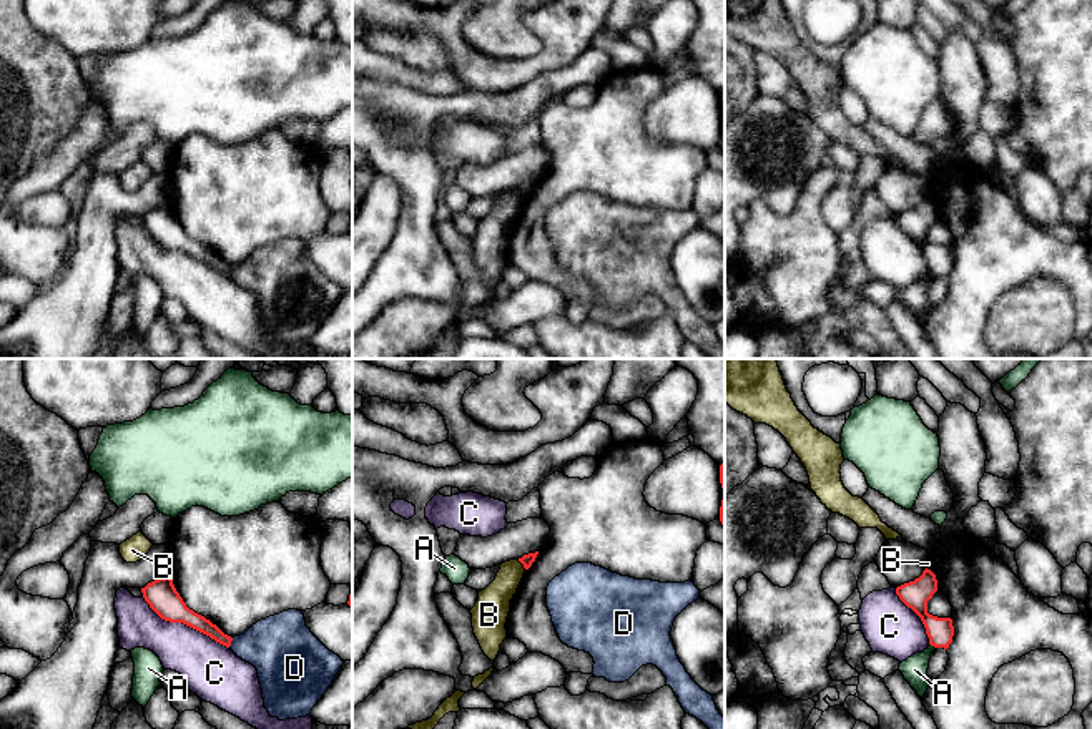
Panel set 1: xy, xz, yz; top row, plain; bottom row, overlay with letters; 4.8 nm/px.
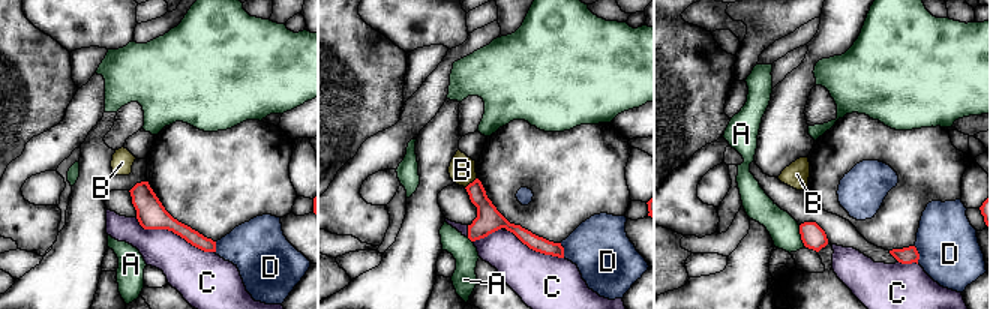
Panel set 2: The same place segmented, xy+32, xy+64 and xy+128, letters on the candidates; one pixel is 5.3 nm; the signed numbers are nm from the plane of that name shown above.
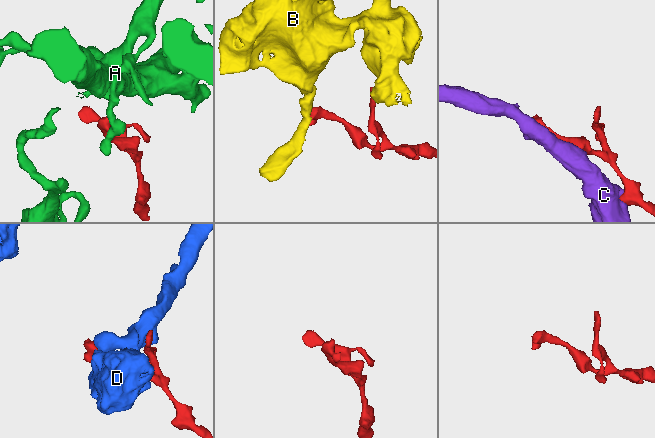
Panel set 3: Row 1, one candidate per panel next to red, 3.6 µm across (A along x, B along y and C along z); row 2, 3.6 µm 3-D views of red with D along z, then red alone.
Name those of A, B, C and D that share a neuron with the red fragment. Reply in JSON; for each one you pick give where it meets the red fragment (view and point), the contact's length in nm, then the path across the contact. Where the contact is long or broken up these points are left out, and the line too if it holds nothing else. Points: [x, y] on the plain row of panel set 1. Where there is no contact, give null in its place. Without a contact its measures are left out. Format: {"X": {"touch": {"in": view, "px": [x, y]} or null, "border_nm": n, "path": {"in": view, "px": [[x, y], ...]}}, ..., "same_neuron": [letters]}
{"same_neuron": []}

